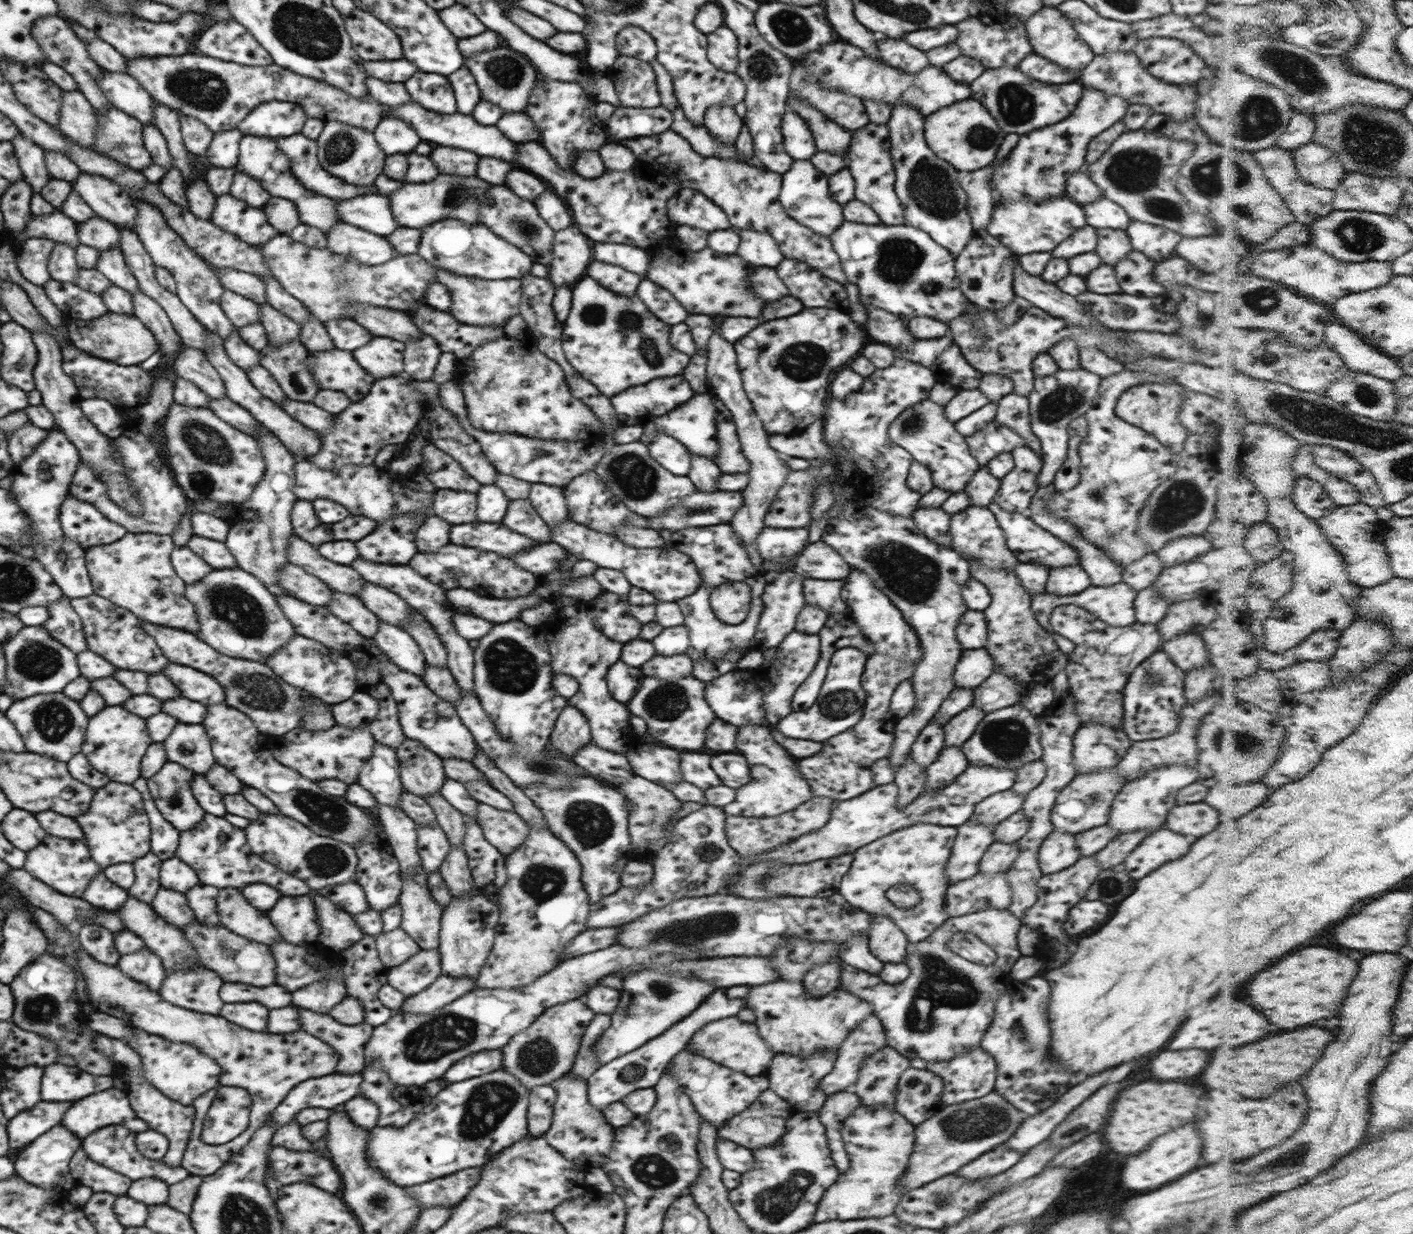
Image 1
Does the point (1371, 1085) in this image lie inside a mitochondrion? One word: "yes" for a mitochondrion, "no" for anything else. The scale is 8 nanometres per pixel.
no

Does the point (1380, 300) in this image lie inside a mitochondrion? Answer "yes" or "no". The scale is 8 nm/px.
no

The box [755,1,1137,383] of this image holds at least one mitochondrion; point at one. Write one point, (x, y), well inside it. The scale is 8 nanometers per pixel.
(930, 188)

